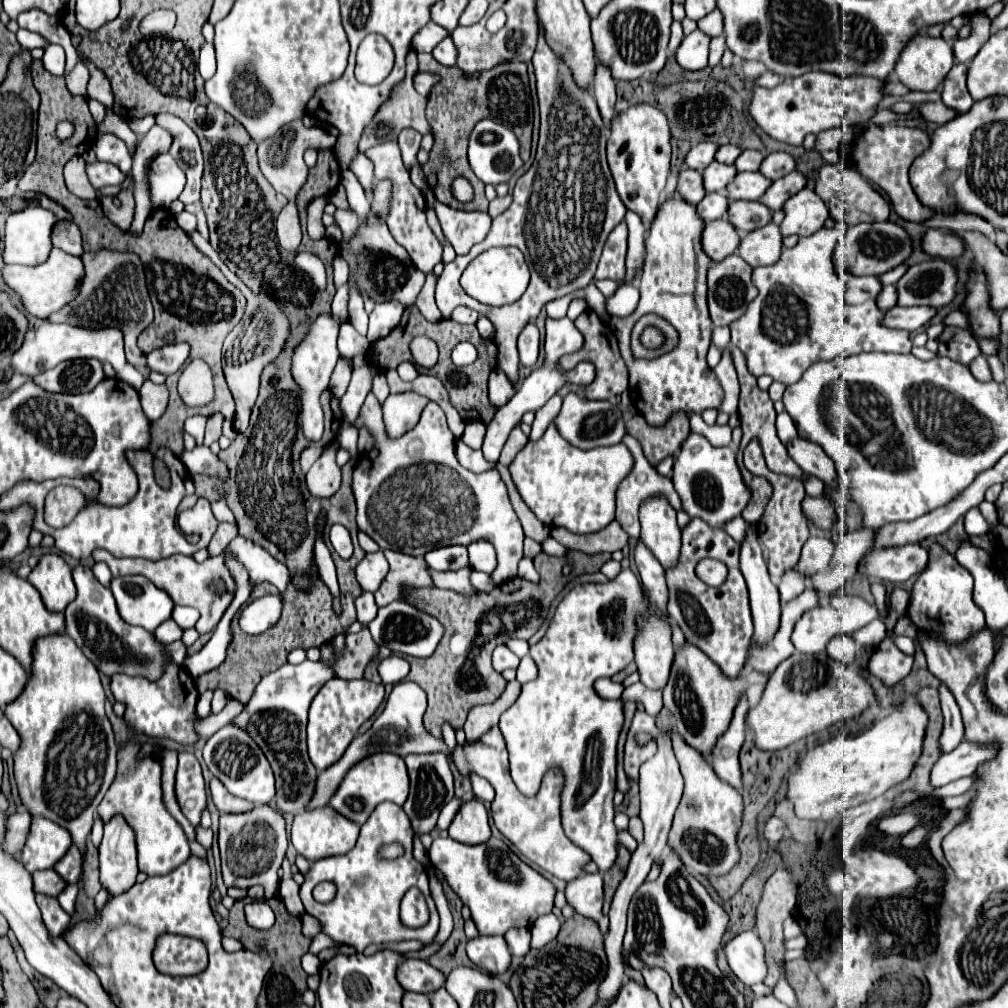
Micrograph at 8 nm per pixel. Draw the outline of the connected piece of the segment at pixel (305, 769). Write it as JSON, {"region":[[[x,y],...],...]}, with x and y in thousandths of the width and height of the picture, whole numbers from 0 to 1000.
{"region":[[[302,656],[298,660],[284,658],[274,668],[268,668],[262,672],[262,676],[256,678],[252,691],[232,713],[232,717],[244,723],[266,751],[274,769],[274,799],[280,807],[302,805],[310,791],[313,761],[304,747],[304,715],[312,689],[329,672],[329,660],[321,660],[319,656]]]}

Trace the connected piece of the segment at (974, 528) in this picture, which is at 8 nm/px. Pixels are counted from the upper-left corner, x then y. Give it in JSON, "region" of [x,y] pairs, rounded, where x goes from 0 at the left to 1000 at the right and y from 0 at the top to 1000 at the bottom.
{"region":[[[964,503],[956,511],[956,523],[958,523],[960,531],[976,531],[976,529],[980,529],[980,519],[974,513],[974,509],[972,509],[970,503]]]}

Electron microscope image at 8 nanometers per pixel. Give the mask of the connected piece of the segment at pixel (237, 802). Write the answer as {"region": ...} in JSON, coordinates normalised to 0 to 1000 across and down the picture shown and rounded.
{"region":[[[214,771],[208,773],[208,787],[210,787],[210,795],[218,807],[242,807],[246,803],[252,803],[250,797],[230,791],[226,787],[226,783],[222,783],[222,779],[218,779],[218,775],[214,775]]]}

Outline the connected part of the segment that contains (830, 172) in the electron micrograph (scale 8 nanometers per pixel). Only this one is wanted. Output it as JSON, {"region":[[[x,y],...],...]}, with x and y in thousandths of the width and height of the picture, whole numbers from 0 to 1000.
{"region":[[[839,162],[817,164],[812,170],[810,191],[819,199],[823,207],[823,215],[827,215],[833,221],[839,221],[841,225],[847,225],[855,219],[879,219],[883,211],[881,199],[873,191],[869,191],[865,184],[845,164],[839,164]]]}

